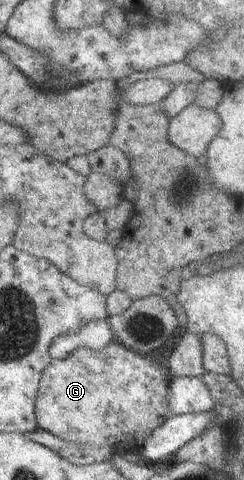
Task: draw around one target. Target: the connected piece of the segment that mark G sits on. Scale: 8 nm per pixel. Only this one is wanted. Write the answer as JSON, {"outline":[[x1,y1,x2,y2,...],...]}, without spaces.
{"outline":[[117,340,106,344,101,351,79,347,65,358,52,359,51,364,42,372,35,401,36,421,43,430,68,443,99,448,105,446,115,452,135,451,142,448,152,432,167,418,172,417,168,405,169,382,166,369,151,354,139,354]]}

